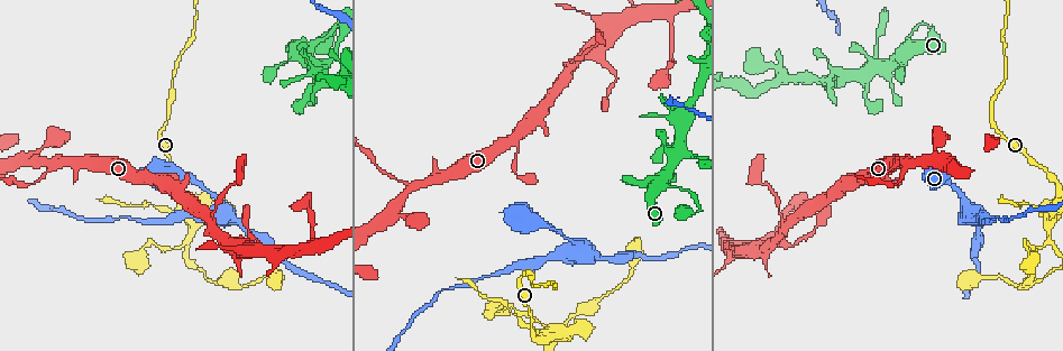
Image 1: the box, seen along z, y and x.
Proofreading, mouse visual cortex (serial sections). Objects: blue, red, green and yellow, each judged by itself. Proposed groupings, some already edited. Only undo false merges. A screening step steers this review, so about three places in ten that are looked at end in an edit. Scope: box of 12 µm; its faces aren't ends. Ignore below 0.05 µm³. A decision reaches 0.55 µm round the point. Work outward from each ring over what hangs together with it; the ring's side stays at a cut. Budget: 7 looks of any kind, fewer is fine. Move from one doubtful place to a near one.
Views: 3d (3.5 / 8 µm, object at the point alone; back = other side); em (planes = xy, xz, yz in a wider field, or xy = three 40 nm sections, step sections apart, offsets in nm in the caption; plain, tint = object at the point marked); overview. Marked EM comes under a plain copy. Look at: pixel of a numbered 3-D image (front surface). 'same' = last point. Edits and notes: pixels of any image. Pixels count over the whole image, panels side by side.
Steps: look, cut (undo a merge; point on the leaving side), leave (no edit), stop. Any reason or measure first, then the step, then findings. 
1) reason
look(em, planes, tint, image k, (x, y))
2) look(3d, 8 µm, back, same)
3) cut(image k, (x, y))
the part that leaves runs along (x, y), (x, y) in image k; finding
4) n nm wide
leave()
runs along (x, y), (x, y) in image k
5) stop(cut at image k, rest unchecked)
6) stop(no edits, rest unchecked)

thick turns thin
look(3d, 3.5 µm, back, image 1, (38, 181))

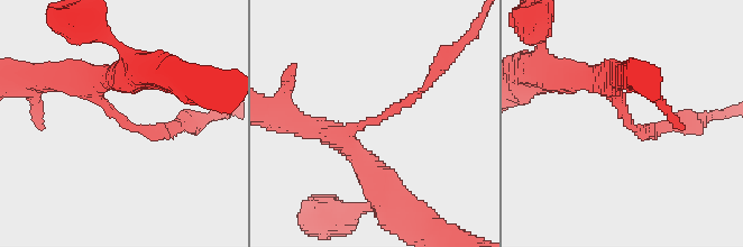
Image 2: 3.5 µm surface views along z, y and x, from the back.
look(em, xy, step 1, tint, image 2, (378, 119))

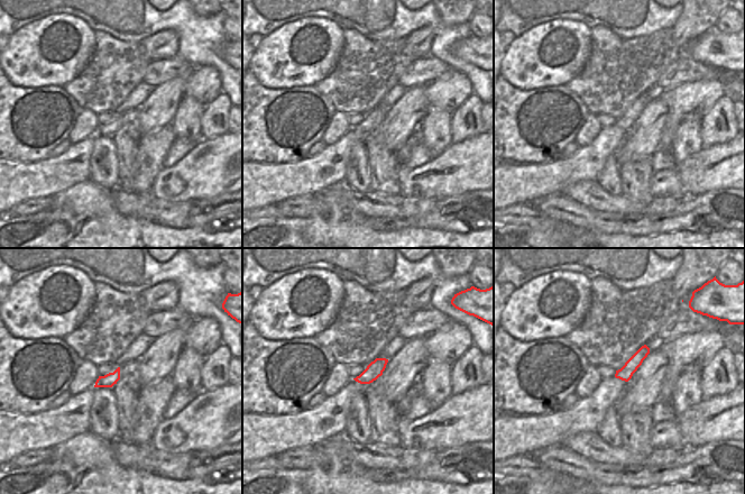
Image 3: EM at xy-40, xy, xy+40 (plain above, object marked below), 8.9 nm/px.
leave()
runs along (646, 350), (618, 375) in image 3; continuous, no second cell

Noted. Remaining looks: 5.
look(3d, 3.5 µm, image 1, (1028, 255))

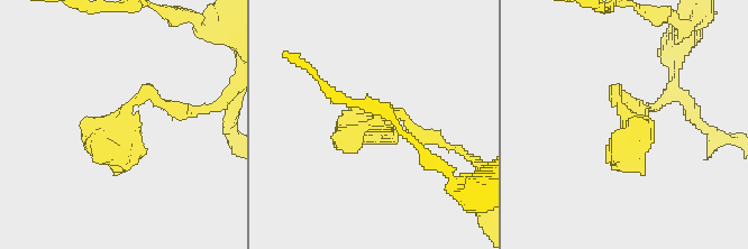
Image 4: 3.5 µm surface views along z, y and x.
need the tissue
look(em, xy, step 2, tint, image 4, (623, 120))

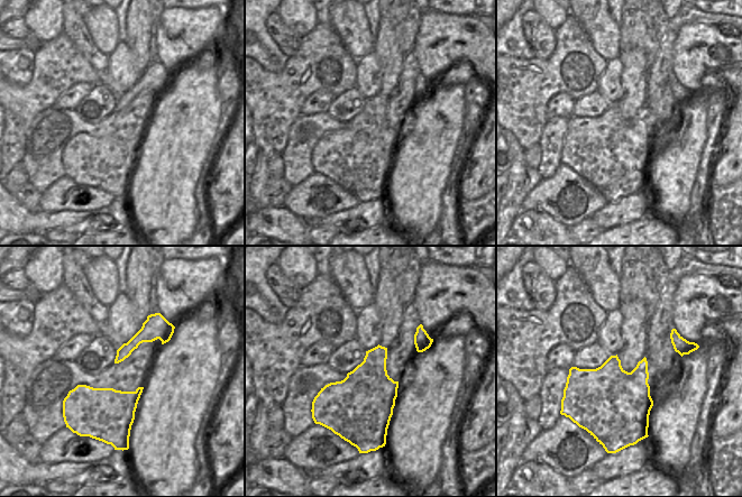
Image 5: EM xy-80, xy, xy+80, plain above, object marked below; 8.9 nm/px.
cut it another way
look(em, xy, step 1, tint, same)

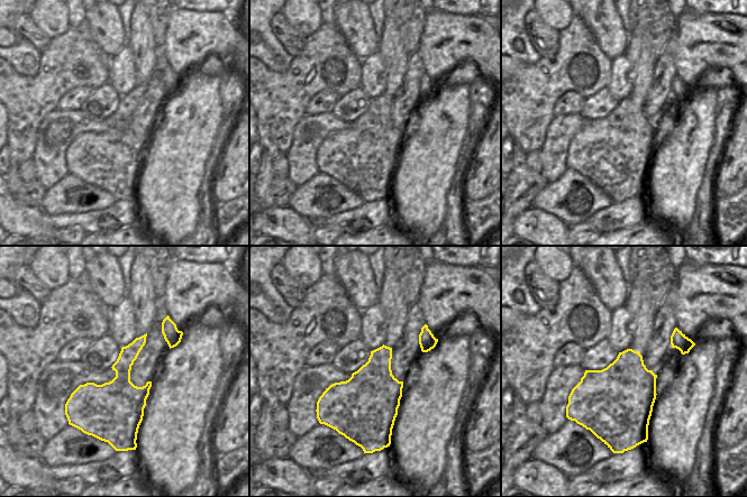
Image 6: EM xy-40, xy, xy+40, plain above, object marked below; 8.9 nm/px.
leave()
runs along (172, 107), (145, 93), (124, 110), (117, 173) in image 4; one cell here

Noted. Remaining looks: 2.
two arms in line, one across
look(3d, 3.5 µm, image 1, (594, 53))

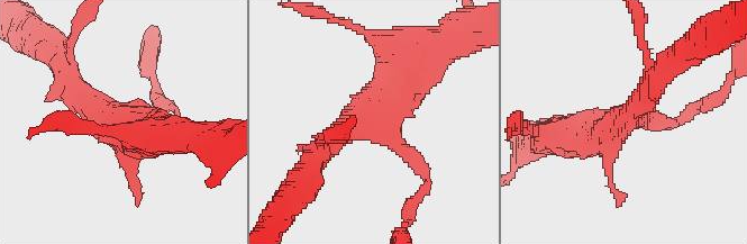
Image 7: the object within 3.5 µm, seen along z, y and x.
shape alone is not enough
look(em, planes, tint, image 7, (110, 117))

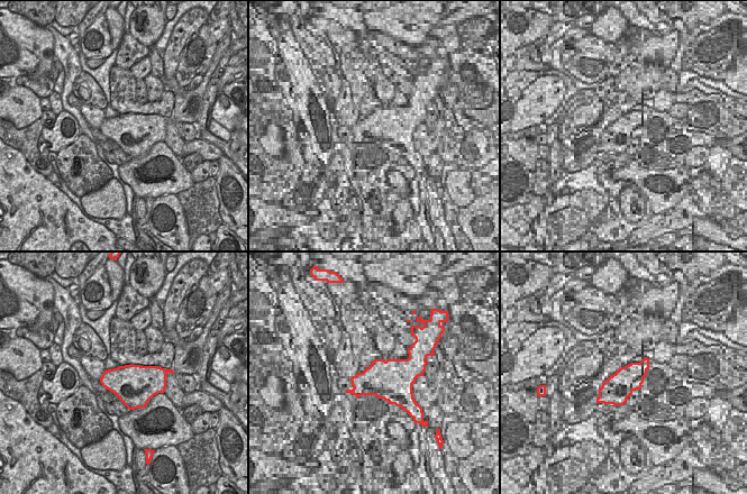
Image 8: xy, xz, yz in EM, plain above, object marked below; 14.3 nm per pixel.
600 nm wide
leave()
runs along (315, 156), (401, 88), (411, 68) in image 7; all the same cell

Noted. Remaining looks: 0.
stop(no edits, rest unchecked)

